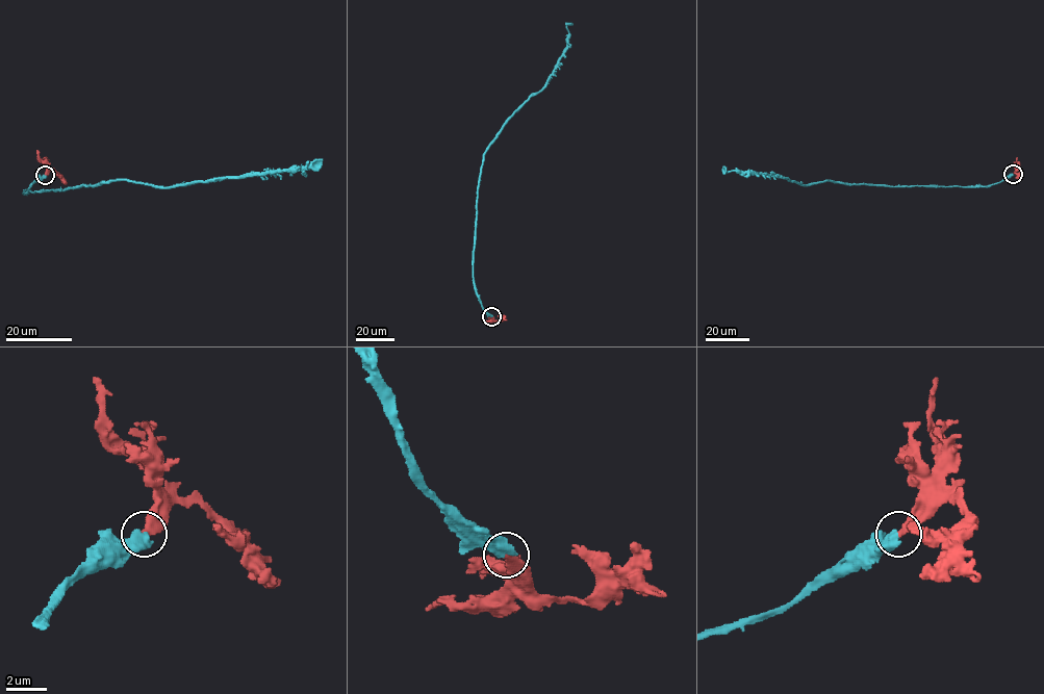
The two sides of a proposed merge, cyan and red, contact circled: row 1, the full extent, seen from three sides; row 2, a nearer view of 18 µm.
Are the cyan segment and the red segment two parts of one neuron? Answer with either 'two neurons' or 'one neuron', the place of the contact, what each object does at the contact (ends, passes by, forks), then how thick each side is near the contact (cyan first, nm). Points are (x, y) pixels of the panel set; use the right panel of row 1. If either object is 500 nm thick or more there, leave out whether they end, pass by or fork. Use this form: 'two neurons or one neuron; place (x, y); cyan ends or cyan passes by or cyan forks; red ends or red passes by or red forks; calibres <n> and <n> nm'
one neuron; place (1013, 174); calibres 600 and 340 nm

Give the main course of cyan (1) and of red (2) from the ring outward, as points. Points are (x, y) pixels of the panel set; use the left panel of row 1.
1: (45, 176), (37, 176), (24, 194), (112, 180), (163, 186), (211, 182), (293, 171), (323, 159)
2: (45, 176), (54, 170), (66, 184)

